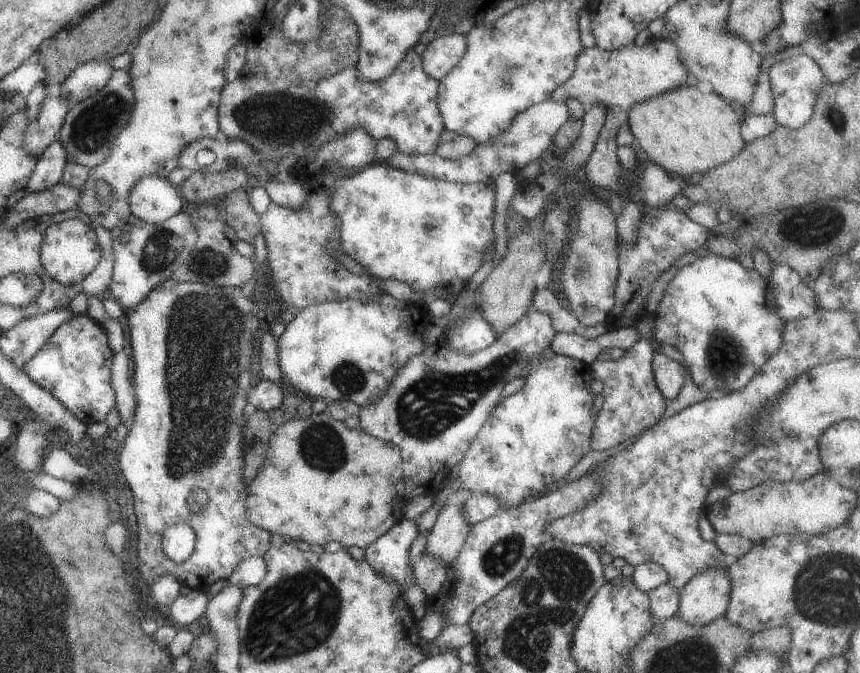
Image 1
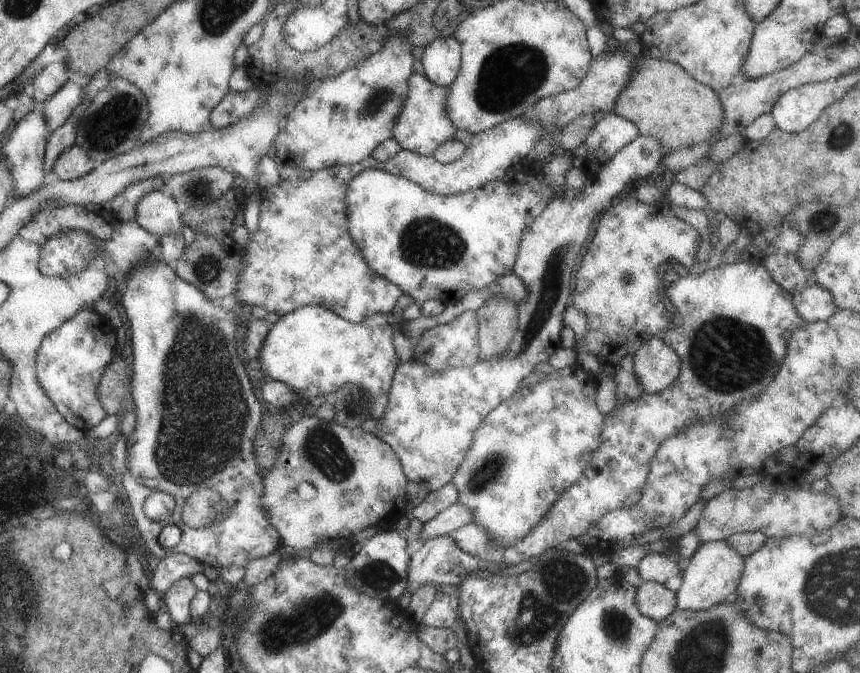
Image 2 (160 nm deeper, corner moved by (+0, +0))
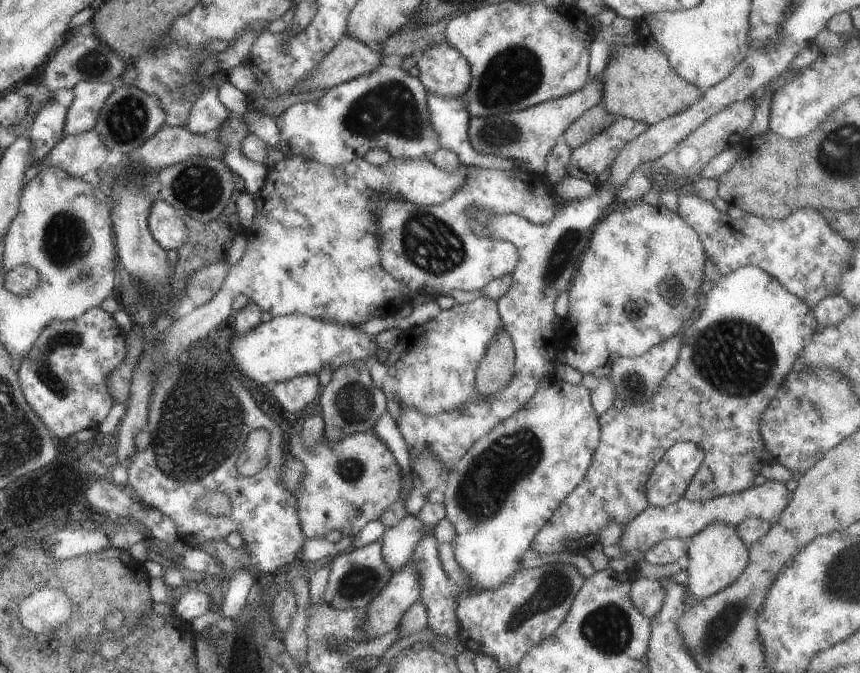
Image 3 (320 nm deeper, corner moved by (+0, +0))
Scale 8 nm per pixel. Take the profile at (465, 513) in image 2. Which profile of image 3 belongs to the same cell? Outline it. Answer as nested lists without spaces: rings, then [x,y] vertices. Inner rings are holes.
[[[413,515],[405,516],[395,526],[385,529],[379,542],[381,544],[381,559],[384,560],[388,570],[393,574],[402,570],[417,544],[422,539],[433,537],[433,530],[434,526],[427,529]]]

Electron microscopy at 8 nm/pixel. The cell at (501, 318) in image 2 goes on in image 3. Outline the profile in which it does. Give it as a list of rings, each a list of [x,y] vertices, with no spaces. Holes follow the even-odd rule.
[[[497,328],[481,362],[475,368],[474,390],[481,396],[499,394],[513,373],[513,342],[505,328]]]

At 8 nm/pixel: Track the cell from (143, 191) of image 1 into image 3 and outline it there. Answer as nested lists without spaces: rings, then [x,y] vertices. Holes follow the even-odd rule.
[[[159,199],[152,203],[146,221],[149,234],[162,250],[178,249],[187,242],[187,228],[179,212]]]

